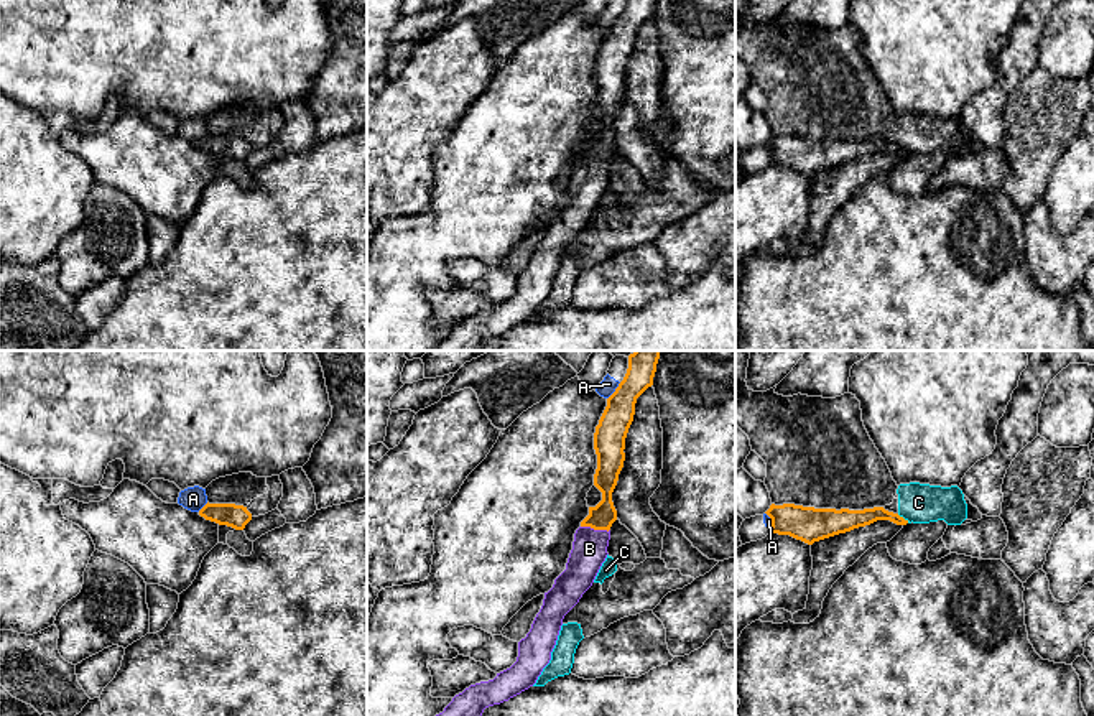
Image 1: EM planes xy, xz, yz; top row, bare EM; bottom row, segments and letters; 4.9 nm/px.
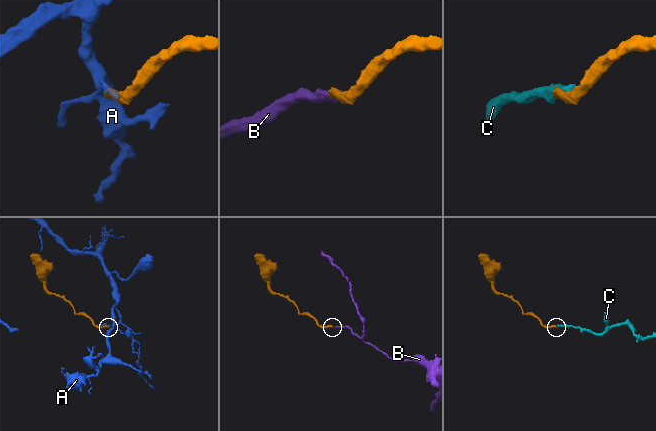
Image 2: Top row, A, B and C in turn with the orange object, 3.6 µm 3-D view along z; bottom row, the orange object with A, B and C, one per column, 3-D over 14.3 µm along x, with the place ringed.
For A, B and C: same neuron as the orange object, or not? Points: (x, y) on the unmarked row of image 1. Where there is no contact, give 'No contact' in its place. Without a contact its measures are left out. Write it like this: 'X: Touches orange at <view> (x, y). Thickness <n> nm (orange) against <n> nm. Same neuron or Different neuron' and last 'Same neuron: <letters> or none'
A: Touches orange at xz (616, 22). Thickness 160 nm (orange) against 80 nm. Different neuron
B: Touches orange at xz (596, 160). Thickness 130 nm (orange) against 180 nm. Same neuron
C: Touches orange at yz (902, 148). Thickness 100 nm (orange) against 190 nm. Different neuron
Same neuron: B

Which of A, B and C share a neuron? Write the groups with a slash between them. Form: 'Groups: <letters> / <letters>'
Groups: A / B / C

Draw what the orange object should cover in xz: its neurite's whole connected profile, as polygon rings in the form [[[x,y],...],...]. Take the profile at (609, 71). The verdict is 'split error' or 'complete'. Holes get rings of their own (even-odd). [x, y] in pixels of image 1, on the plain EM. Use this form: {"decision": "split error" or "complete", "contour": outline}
{"decision": "split error", "contour": [[[627,0],[623,12],[607,30],[594,64],[597,86],[594,117],[602,123],[602,132],[589,138],[589,146],[576,161],[566,201],[545,224],[530,263],[518,273],[517,293],[494,311],[471,316],[456,326],[433,351],[480,351],[485,339],[508,332],[533,318],[549,295],[564,247],[592,217],[609,186],[610,158],[617,151],[612,123],[625,92],[625,69],[633,53],[637,30],[653,16],[655,3],[656,0]]]}

